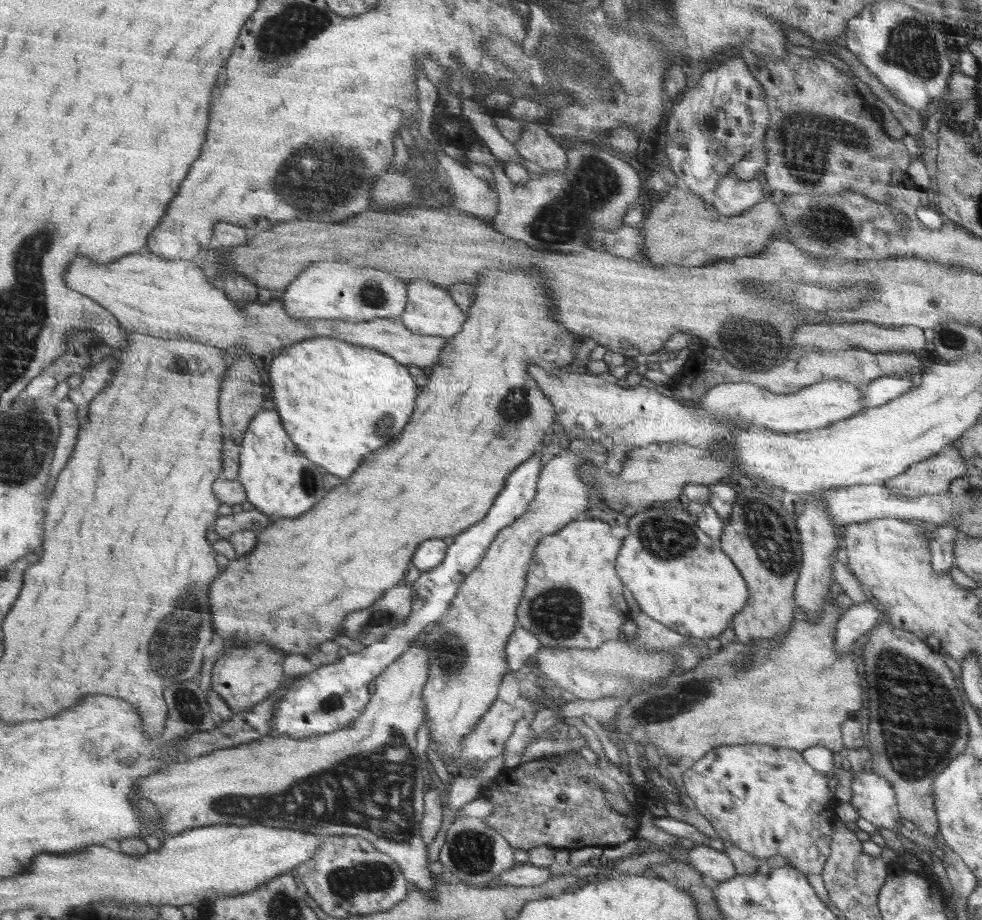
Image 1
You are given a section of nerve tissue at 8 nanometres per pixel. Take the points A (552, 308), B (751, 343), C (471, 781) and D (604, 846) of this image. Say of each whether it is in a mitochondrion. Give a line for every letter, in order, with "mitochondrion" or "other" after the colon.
A: other
B: mitochondrion
C: other
D: other

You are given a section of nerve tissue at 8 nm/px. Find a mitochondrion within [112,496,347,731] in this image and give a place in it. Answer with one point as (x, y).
(172, 648)

